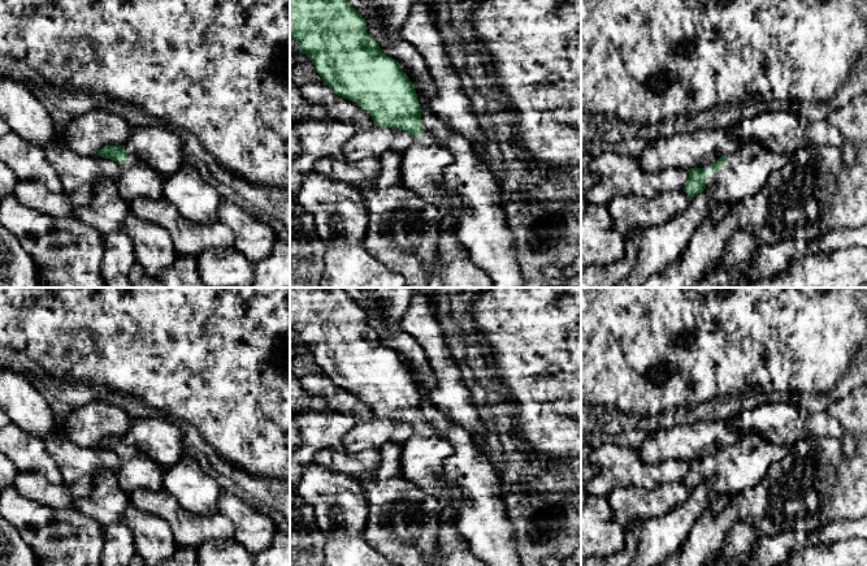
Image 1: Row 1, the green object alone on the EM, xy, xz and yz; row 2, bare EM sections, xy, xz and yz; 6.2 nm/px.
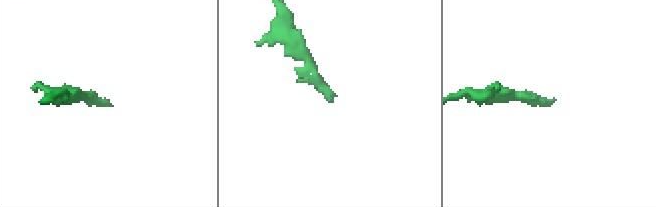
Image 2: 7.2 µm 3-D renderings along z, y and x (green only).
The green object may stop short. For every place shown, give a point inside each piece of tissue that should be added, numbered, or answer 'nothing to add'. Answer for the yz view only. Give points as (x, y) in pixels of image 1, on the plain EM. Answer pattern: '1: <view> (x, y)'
1: yz (748, 461)

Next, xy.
1: xy (137, 470)

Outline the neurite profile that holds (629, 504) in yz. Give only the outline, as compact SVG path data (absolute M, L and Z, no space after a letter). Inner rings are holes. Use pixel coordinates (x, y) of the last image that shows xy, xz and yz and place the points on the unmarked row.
M668 481L654 489L616 488L607 494L607 500L615 519L621 527L627 527L632 520L643 524L649 519L666 515L684 504L690 492L684 481Z

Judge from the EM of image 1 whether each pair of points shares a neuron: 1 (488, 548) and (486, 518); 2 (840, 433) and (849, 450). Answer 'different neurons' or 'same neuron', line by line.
1: same neuron
2: same neuron

